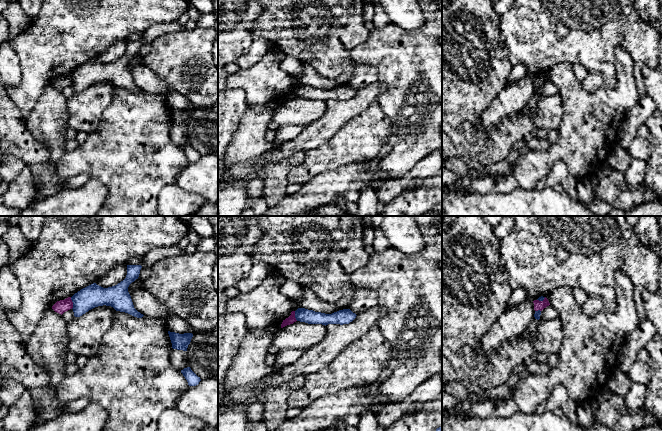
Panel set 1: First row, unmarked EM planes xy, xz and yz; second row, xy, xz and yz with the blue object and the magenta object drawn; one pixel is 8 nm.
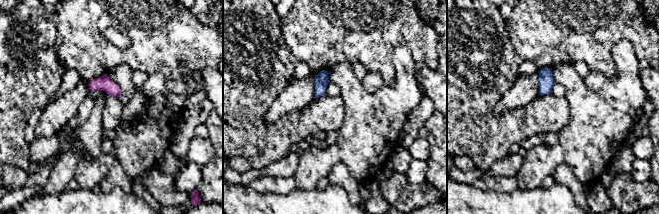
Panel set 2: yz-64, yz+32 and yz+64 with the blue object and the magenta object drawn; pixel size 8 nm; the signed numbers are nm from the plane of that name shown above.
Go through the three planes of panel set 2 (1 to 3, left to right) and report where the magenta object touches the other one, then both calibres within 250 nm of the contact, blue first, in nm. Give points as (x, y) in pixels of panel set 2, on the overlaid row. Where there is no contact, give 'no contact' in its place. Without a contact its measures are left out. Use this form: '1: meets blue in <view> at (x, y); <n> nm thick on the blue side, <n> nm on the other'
1: no contact
2: no contact
3: no contact

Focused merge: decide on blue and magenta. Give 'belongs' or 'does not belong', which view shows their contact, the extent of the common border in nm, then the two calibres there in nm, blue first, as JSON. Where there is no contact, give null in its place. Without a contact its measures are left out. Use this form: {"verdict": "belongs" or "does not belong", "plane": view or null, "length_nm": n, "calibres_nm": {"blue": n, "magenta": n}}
{"verdict": "does not belong", "plane": "xy", "length_nm": 100, "calibres_nm": {"blue": 180, "magenta": 100}}

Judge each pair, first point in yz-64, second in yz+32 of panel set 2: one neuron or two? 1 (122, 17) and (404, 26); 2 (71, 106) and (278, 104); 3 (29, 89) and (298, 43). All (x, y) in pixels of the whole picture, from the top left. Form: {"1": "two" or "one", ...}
{"1": "one", "2": "one", "3": "two"}

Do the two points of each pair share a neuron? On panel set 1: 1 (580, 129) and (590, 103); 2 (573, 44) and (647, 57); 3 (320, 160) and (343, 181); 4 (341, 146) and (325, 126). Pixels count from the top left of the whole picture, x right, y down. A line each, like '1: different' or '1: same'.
1: same
2: same
3: different
4: different

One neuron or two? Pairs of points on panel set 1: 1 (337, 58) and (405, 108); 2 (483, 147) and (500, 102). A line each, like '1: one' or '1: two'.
1: two
2: two

